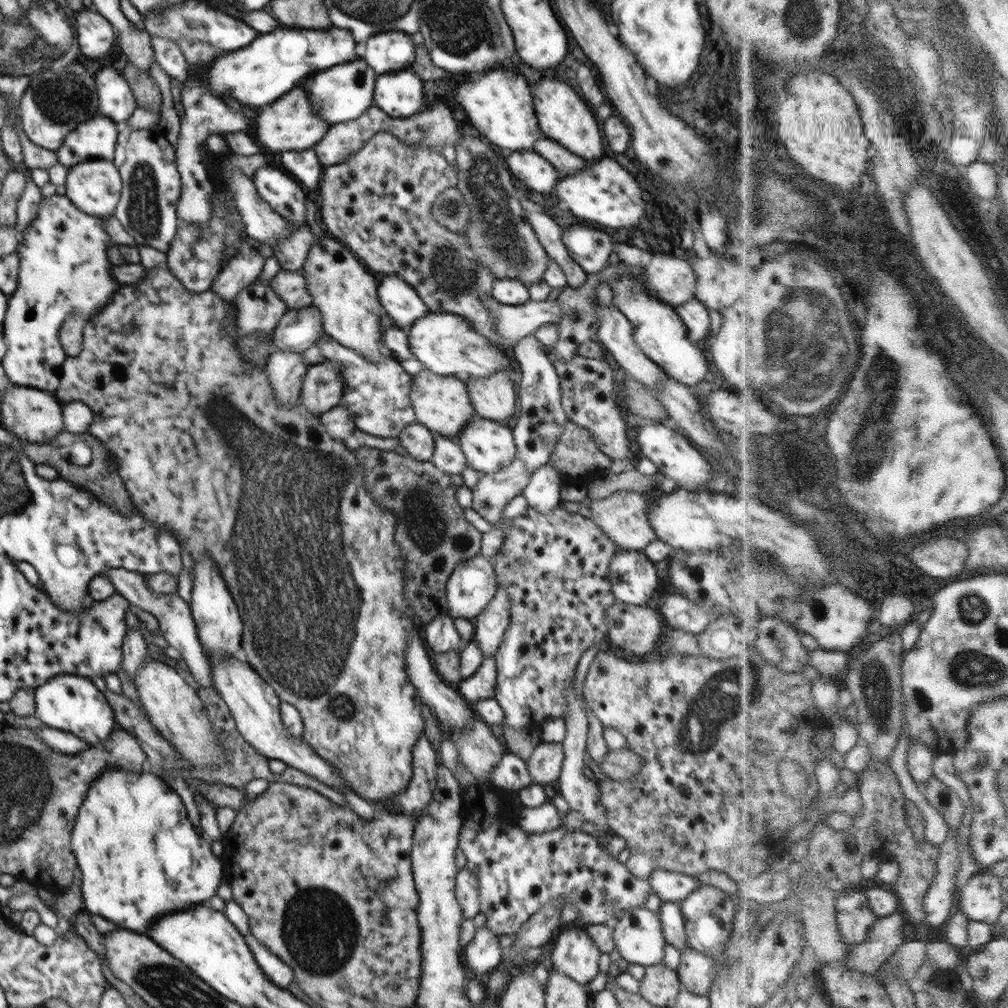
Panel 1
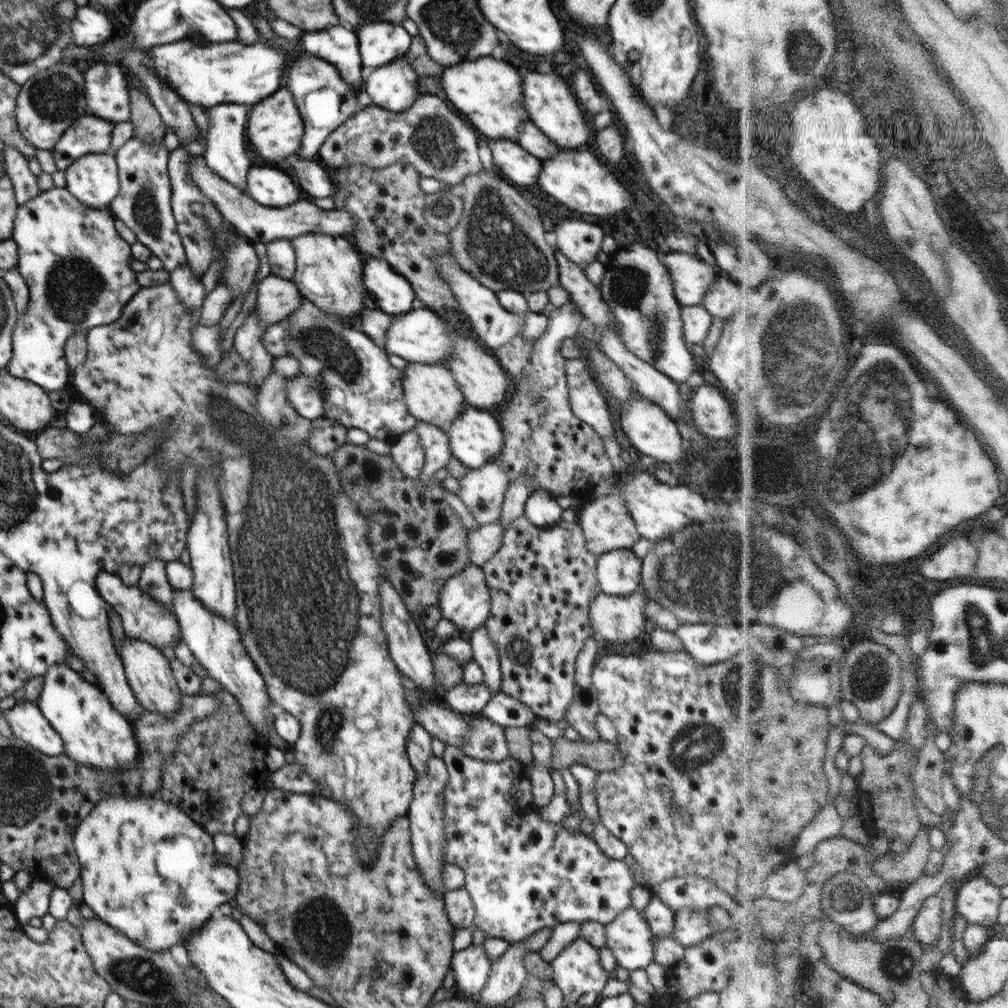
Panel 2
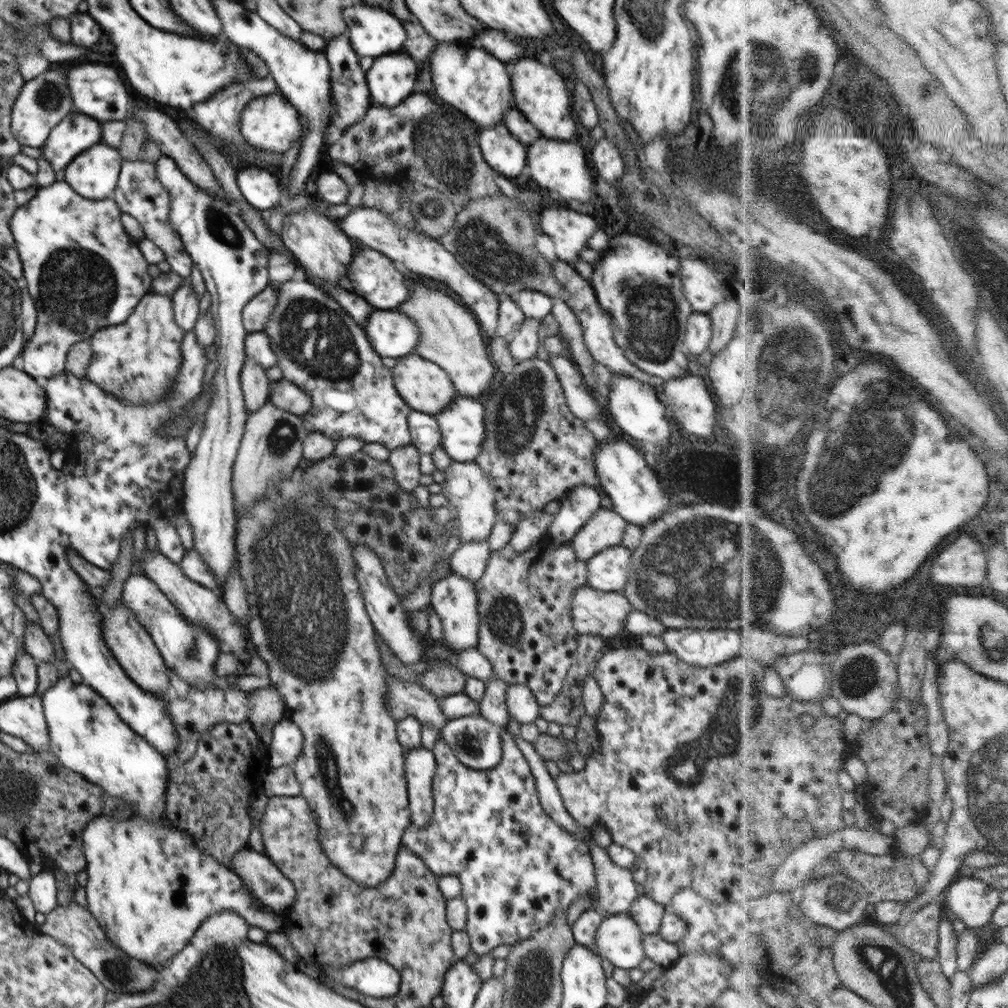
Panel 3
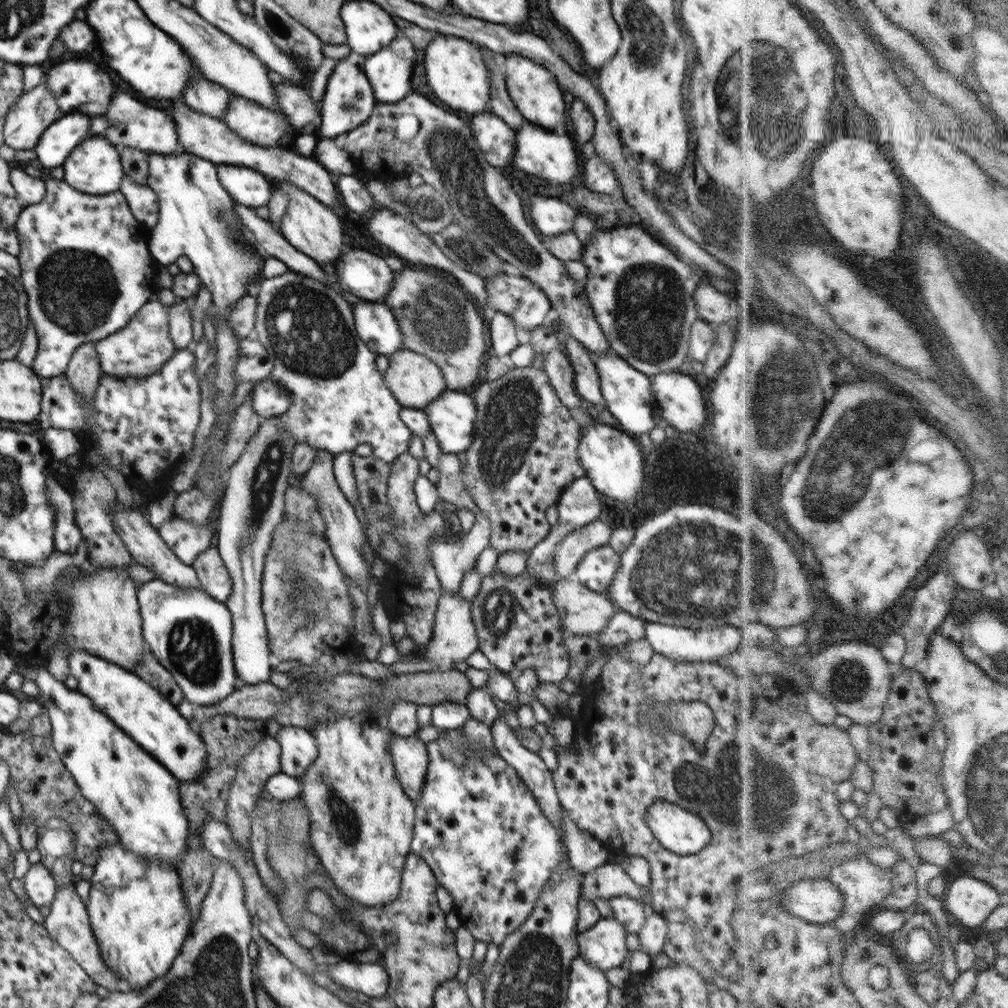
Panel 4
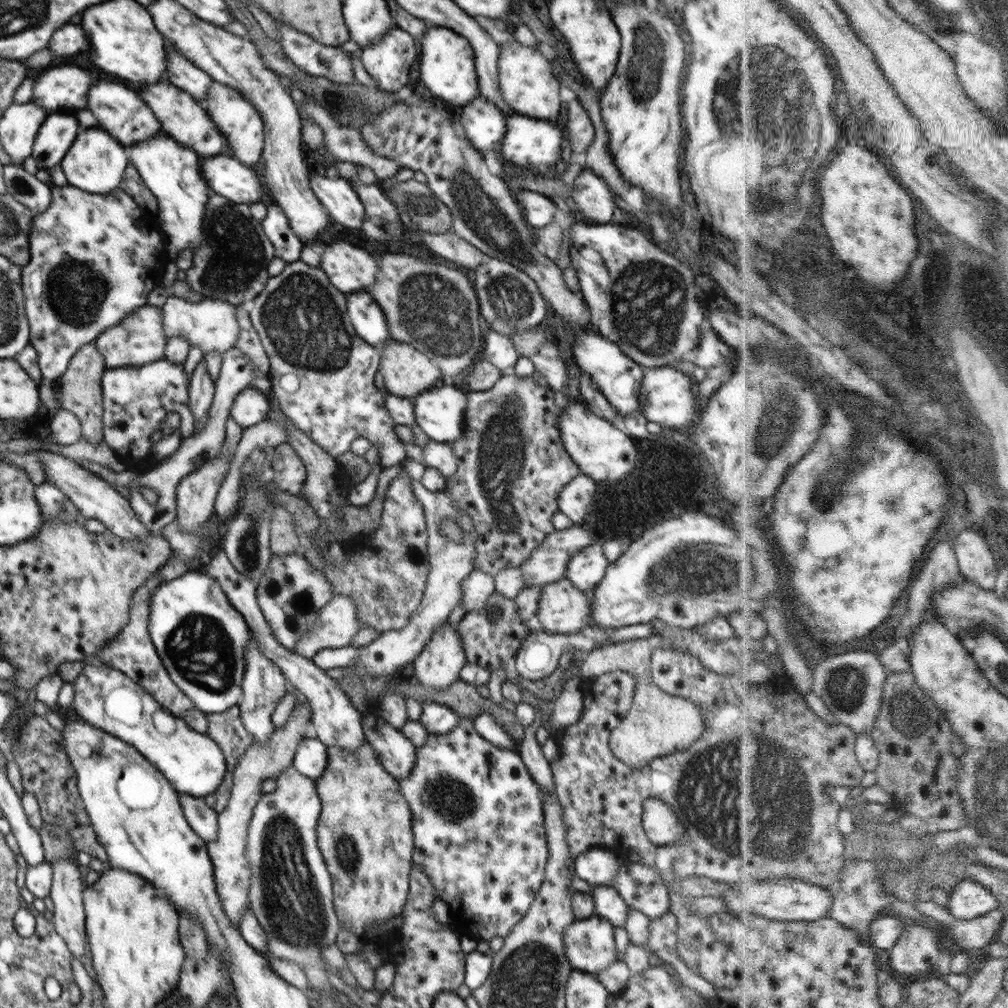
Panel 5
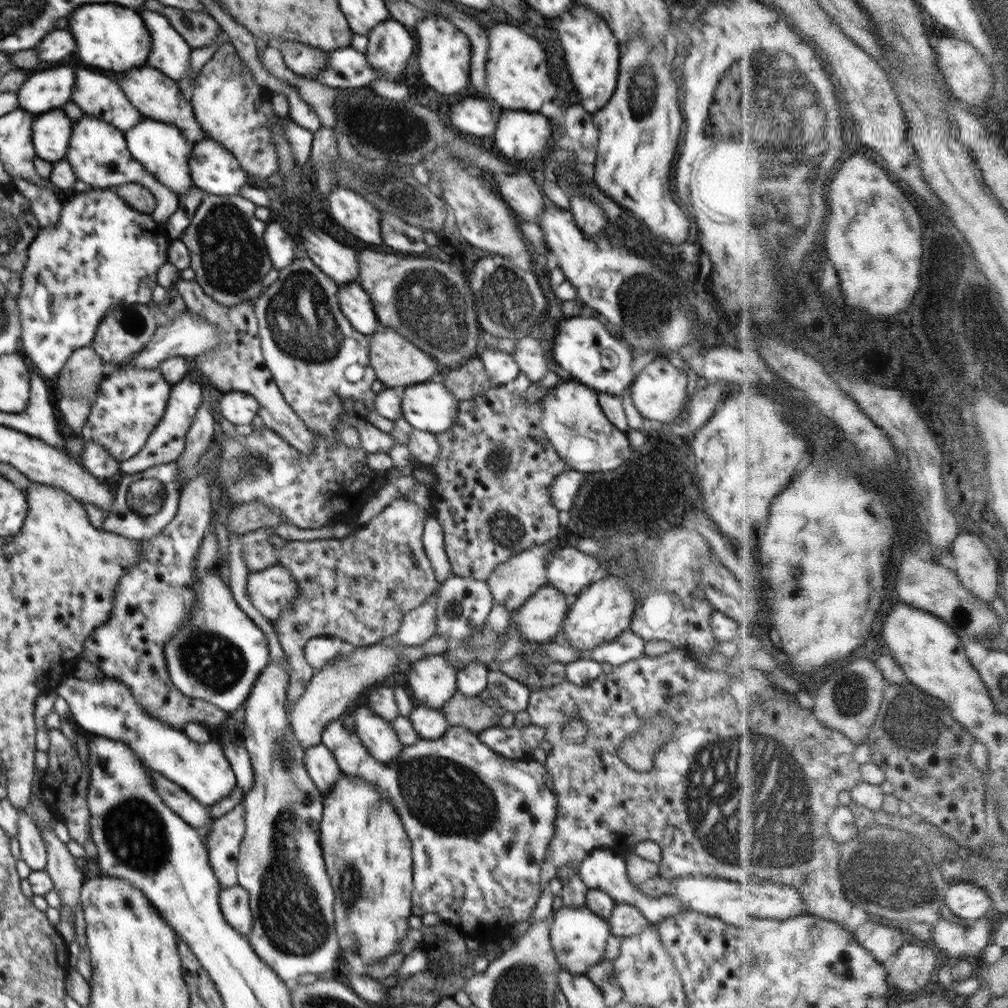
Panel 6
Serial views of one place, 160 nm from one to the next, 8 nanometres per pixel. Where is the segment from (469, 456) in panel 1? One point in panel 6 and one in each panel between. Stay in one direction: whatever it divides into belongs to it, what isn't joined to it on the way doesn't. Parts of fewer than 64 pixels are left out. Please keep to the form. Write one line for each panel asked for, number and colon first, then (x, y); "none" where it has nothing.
2: (475, 437)
3: (461, 424)
4: (452, 416)
5: (440, 411)
6: (429, 407)

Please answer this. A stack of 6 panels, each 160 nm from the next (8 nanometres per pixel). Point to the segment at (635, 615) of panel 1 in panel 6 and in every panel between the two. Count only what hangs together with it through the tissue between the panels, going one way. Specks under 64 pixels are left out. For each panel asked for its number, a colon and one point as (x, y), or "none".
2: (618, 619)
3: (594, 612)
4: (582, 611)
5: (562, 609)
6: (540, 619)

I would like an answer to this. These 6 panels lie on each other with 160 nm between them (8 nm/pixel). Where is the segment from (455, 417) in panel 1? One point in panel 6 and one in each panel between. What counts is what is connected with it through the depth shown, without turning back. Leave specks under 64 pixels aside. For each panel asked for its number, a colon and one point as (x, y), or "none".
2: (430, 392)
3: (424, 386)
4: (414, 380)
5: (407, 372)
6: (398, 363)

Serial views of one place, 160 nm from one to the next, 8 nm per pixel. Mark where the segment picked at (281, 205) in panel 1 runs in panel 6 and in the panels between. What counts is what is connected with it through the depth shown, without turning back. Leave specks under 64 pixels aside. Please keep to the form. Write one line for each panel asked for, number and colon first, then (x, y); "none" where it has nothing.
2: (269, 187)
3: (261, 187)
4: (249, 187)
5: (227, 176)
6: (215, 170)

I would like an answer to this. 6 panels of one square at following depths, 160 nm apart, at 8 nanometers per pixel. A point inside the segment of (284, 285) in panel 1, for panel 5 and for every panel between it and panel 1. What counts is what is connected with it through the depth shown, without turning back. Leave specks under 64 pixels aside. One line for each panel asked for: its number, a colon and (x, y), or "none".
2: (277, 298)
3: (256, 313)
4: (242, 316)
5: (211, 325)

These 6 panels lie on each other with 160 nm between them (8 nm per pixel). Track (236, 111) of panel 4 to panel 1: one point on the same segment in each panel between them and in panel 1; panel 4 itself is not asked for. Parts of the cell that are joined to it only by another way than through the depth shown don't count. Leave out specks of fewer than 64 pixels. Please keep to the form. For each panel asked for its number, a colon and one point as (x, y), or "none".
1: (290, 123)
2: (275, 127)
3: (271, 123)

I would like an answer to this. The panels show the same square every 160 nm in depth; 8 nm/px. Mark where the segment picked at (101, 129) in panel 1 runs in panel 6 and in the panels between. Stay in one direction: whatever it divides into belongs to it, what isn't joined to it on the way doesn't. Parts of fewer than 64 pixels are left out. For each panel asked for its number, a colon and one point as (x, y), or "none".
2: (88, 135)
3: (77, 132)
4: (62, 136)
5: (56, 134)
6: (51, 131)

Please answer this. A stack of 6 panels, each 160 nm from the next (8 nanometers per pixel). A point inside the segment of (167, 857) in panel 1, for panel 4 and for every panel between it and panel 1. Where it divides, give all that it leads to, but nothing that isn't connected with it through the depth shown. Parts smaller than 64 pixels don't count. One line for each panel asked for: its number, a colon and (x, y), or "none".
2: (148, 869)
3: (149, 887)
4: (137, 912)

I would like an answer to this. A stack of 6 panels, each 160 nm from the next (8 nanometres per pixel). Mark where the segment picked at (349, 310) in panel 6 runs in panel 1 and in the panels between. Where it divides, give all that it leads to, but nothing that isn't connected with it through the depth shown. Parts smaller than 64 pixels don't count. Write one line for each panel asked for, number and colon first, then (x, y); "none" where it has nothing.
1: (446, 344)
2: (420, 336)
3: (393, 335)
4: (376, 325)
5: (367, 318)

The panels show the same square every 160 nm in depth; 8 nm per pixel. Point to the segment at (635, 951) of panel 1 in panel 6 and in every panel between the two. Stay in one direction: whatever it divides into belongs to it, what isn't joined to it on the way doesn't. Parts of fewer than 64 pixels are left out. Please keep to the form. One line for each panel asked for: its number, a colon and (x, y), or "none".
2: (628, 936)
3: (618, 939)
4: (603, 945)
5: (589, 944)
6: (578, 937)

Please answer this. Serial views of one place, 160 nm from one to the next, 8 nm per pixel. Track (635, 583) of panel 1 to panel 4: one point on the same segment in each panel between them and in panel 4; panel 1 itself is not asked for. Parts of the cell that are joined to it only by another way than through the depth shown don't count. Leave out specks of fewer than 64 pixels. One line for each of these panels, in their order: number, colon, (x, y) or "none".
2: (618, 572)
3: (608, 571)
4: (598, 566)

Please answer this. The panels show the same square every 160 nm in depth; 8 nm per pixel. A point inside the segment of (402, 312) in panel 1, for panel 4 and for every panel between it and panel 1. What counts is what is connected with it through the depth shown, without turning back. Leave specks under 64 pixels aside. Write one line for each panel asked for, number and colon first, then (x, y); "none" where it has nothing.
2: (393, 294)
3: (374, 277)
4: (362, 275)

